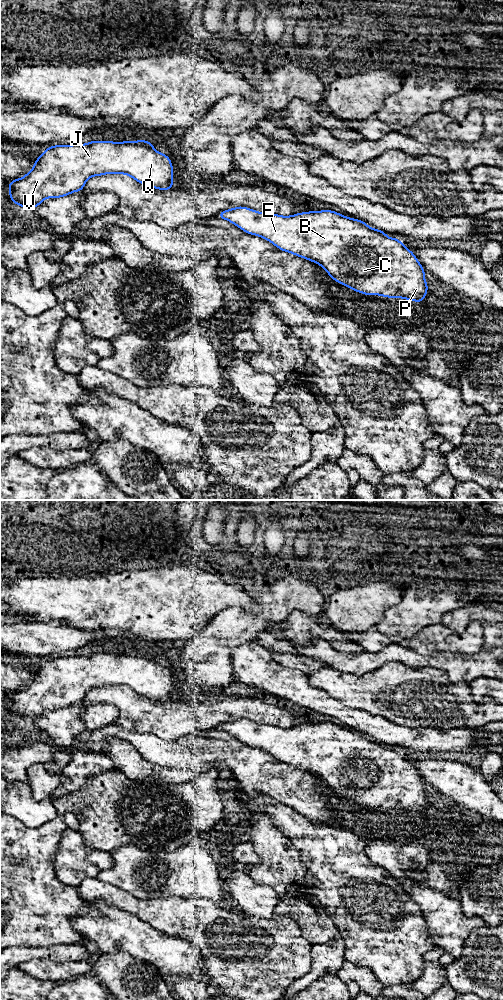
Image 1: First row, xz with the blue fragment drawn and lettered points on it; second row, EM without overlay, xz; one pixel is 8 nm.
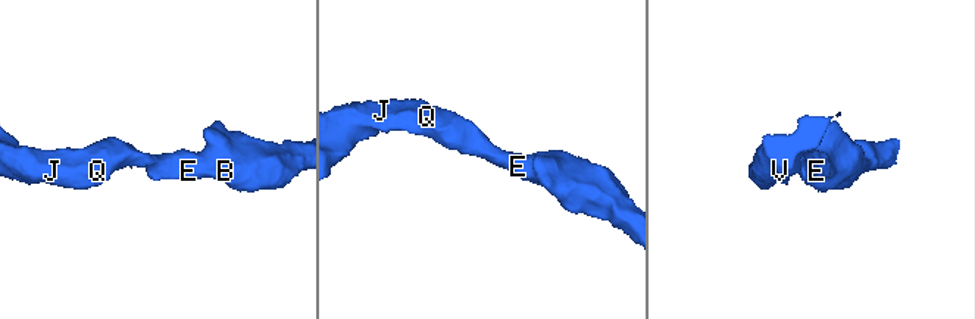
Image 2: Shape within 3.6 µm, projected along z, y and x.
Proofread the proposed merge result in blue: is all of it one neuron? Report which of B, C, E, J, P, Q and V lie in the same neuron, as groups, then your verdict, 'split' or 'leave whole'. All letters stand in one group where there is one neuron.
B C E J P Q V; leave whole

